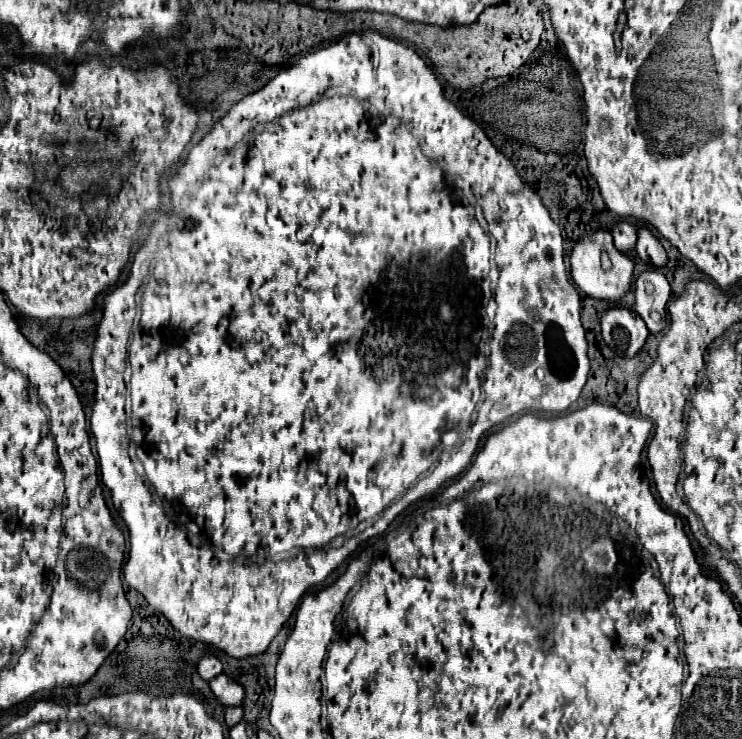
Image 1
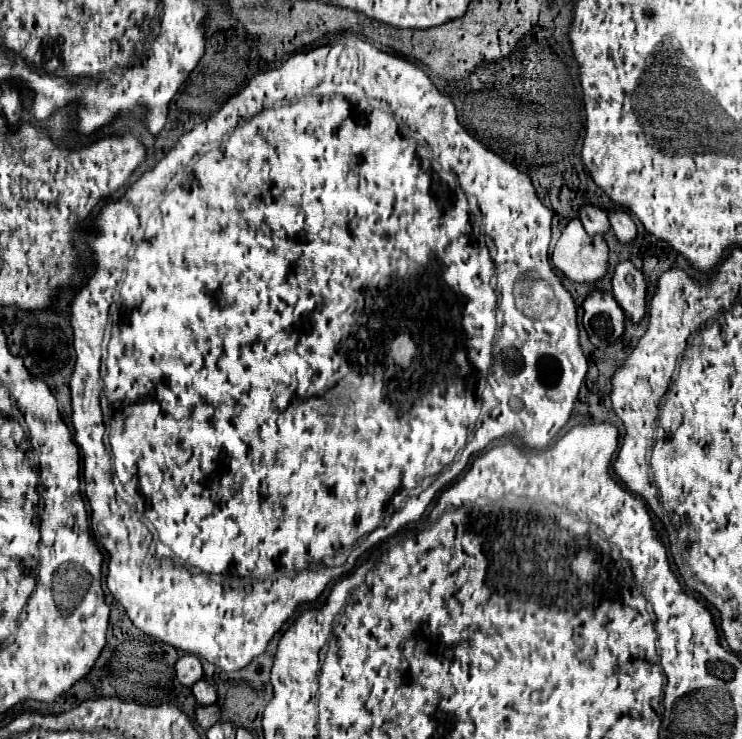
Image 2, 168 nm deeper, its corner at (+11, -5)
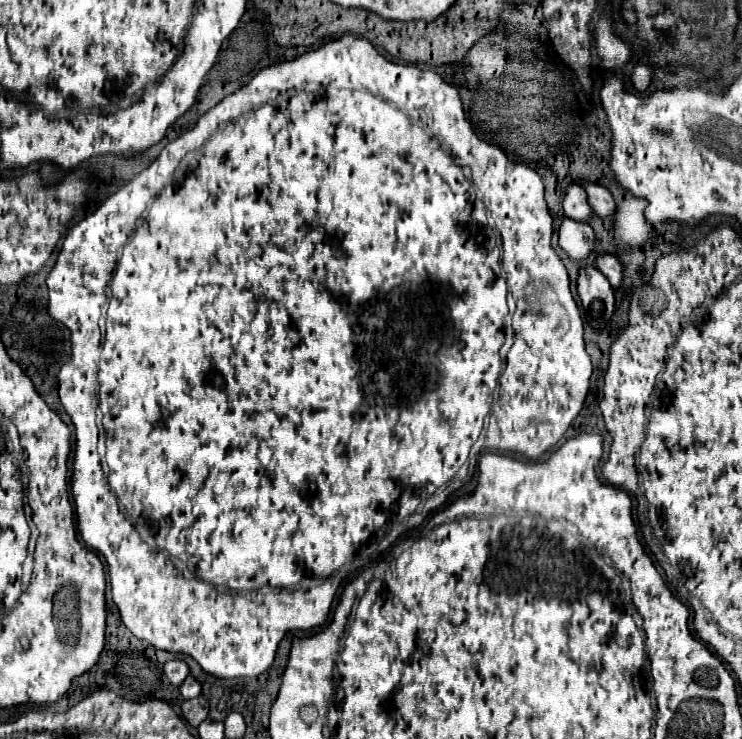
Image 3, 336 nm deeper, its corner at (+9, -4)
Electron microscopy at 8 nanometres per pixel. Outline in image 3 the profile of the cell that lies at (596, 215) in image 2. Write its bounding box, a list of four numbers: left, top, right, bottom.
[563,184,593,222]

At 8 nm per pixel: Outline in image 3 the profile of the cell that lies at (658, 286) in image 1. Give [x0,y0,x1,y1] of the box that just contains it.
[597,254,623,290]

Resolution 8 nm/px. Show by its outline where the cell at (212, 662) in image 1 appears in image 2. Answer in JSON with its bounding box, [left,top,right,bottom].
[175,655,203,687]

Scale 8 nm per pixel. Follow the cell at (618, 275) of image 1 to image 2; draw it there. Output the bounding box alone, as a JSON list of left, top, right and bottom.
[551,219,609,283]

